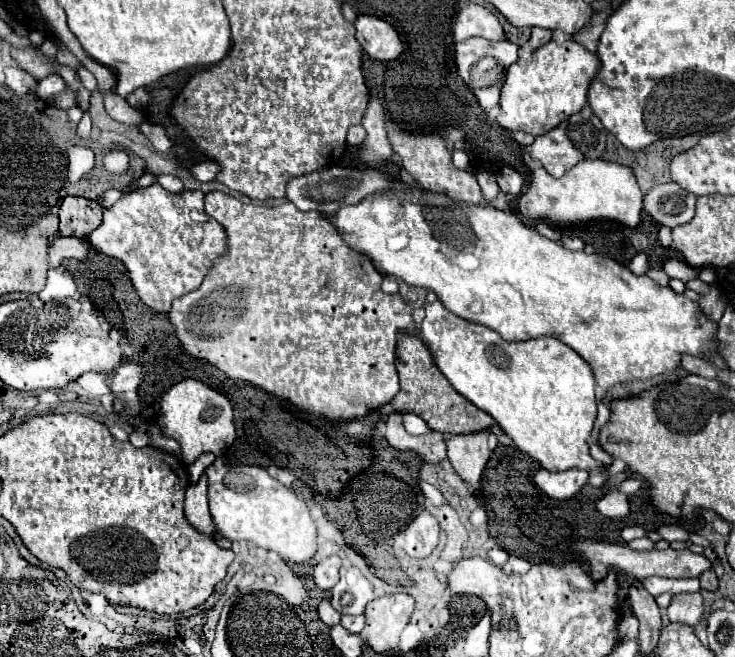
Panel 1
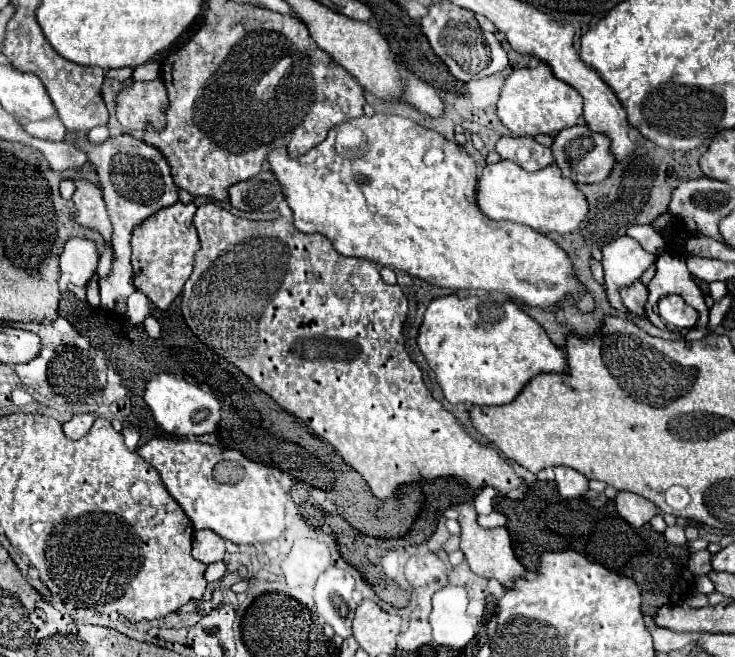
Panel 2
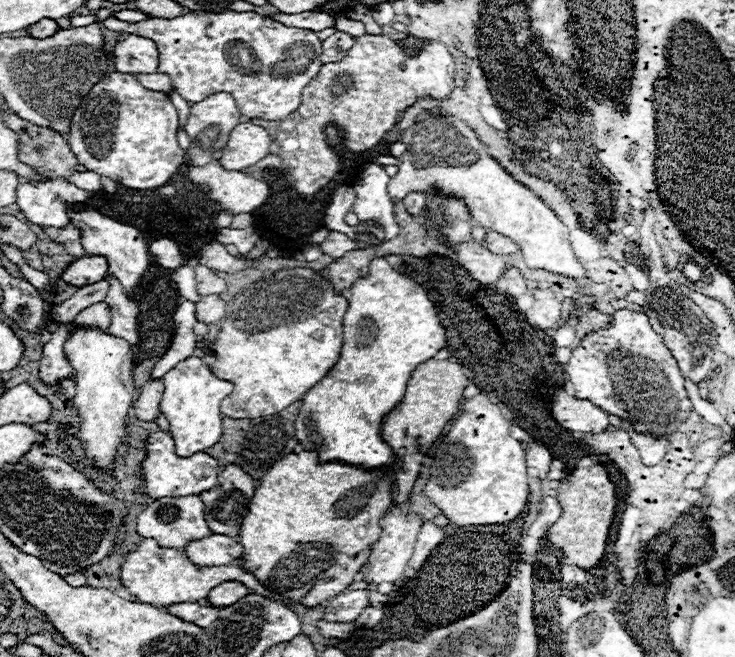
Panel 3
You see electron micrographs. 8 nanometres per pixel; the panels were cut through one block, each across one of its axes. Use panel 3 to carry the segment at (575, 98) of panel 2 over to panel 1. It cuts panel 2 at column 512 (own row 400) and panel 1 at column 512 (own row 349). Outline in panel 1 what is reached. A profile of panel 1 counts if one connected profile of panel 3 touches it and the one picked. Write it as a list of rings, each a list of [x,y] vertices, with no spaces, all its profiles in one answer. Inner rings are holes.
[[[550,40],[548,44],[538,48],[528,62],[514,62],[508,68],[500,94],[502,114],[498,116],[498,122],[512,132],[522,130],[534,136],[550,132],[562,120],[586,106],[588,86],[598,70],[598,56],[586,50],[582,44],[574,40],[566,40],[562,44]]]

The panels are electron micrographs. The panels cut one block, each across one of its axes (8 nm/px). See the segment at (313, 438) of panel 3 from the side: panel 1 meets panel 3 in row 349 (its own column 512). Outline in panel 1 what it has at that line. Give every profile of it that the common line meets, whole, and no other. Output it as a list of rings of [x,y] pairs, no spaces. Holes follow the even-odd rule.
[[[434,292],[426,294],[424,310],[426,318],[421,323],[420,338],[430,346],[436,366],[466,400],[488,412],[502,426],[502,430],[512,438],[518,450],[538,460],[542,468],[550,472],[582,468],[590,474],[600,474],[608,470],[590,456],[588,438],[596,424],[598,400],[596,400],[596,378],[592,374],[592,368],[586,364],[582,356],[578,356],[572,348],[568,348],[556,338],[506,342],[494,330],[458,318],[456,314],[450,314]]]

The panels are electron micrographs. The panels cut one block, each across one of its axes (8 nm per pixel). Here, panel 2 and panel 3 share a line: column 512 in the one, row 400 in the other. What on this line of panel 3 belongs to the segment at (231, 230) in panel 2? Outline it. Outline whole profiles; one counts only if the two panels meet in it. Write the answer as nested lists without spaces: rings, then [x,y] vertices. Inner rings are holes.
[[[478,394],[460,406],[452,428],[444,438],[452,440],[452,444],[464,444],[464,448],[472,452],[472,472],[468,472],[468,480],[456,484],[456,488],[424,488],[426,496],[454,526],[508,524],[524,510],[530,490],[523,445],[511,434],[515,425],[513,420],[504,418],[502,410],[484,394]]]

